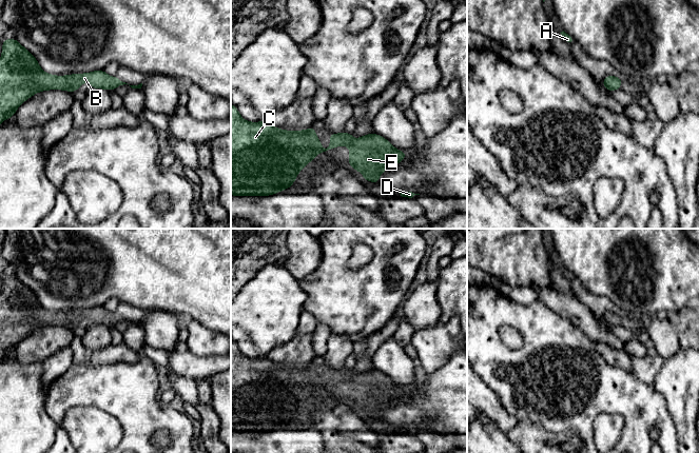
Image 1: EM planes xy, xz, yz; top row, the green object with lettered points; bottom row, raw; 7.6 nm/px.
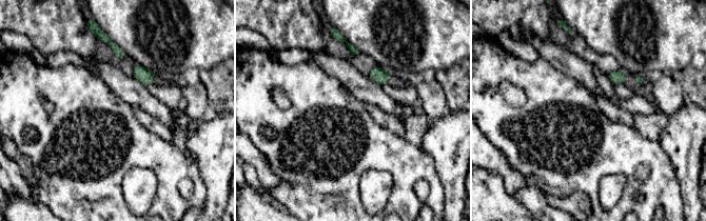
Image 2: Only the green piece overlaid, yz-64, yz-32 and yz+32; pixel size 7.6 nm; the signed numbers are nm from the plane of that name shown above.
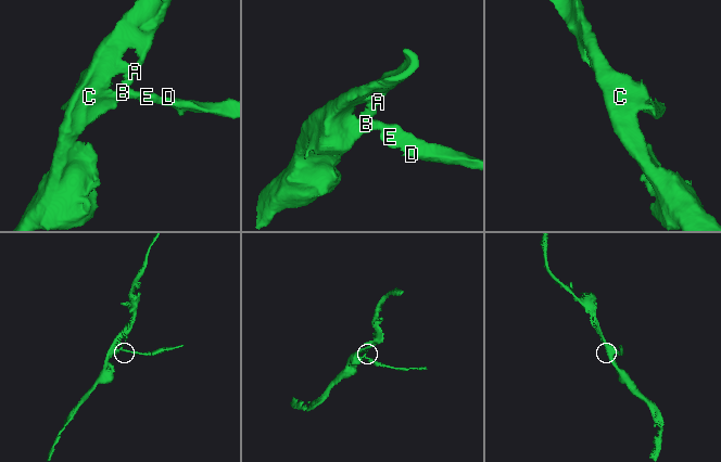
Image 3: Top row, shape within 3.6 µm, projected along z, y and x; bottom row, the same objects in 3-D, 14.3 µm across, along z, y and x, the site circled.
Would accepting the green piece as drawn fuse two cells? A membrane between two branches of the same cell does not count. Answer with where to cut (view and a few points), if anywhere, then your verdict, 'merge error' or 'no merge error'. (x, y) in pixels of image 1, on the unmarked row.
no cut | no merge error

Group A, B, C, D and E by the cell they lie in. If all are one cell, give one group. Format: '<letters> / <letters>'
A B C D E

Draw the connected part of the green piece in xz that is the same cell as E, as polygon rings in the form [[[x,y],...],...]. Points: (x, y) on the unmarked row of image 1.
[[[231,340],[231,431],[268,432],[284,427],[294,419],[300,406],[318,389],[328,390],[338,381],[350,383],[348,401],[361,407],[365,416],[374,419],[378,419],[380,411],[384,407],[393,405],[407,392],[377,370],[355,375],[345,367],[342,370],[329,369],[331,380],[321,387],[322,378],[315,368],[313,362],[305,367],[283,367],[266,357],[249,358],[244,356],[236,342]]]

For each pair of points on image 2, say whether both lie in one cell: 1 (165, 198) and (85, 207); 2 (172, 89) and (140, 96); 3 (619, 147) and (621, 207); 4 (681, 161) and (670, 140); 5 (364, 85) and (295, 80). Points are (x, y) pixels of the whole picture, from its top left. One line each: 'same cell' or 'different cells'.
1: same cell
2: different cells
3: same cell
4: same cell
5: different cells

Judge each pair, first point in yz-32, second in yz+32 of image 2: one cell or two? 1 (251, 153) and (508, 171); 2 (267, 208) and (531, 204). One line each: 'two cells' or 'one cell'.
1: one cell
2: two cells

